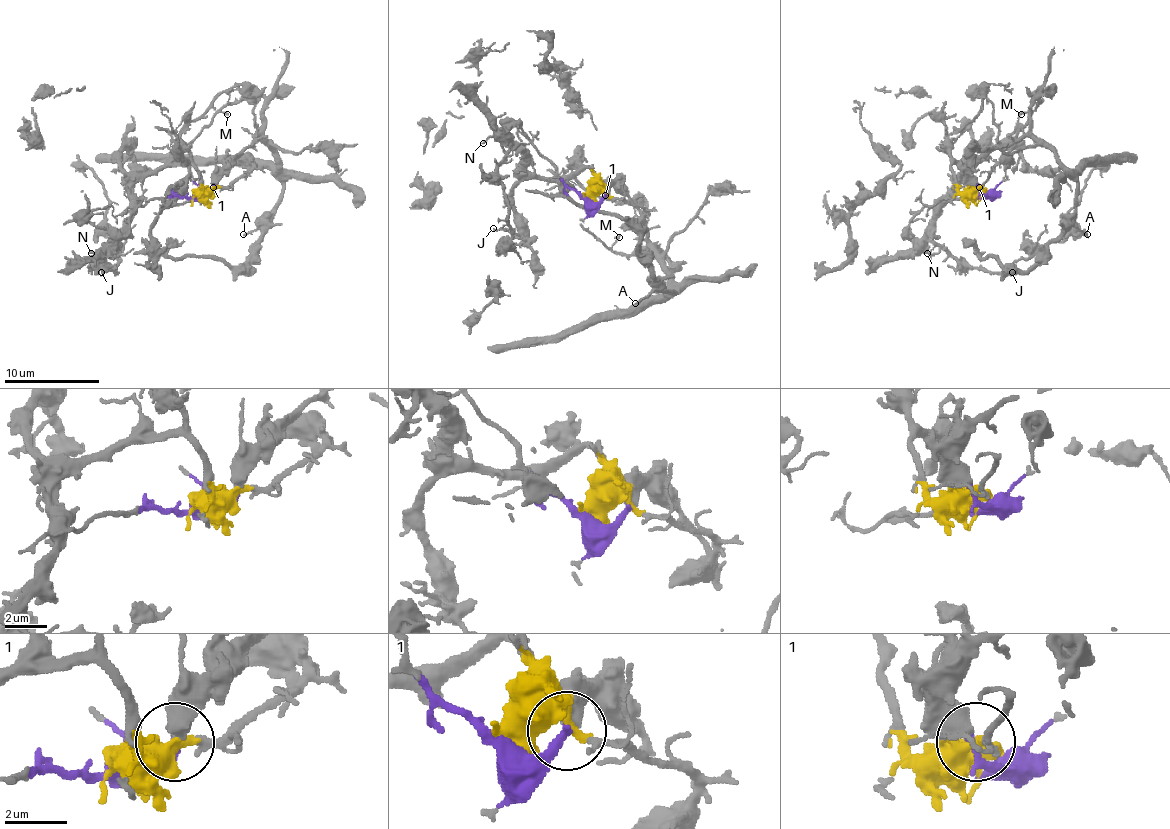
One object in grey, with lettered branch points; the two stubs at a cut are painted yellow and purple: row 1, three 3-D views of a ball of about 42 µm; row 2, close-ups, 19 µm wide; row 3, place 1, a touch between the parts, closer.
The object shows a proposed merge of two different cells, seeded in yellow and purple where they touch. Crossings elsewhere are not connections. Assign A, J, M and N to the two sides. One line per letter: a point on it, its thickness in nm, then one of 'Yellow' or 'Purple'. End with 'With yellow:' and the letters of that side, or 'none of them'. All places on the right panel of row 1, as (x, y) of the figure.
A: Place: (1087, 234). Thickness 150 nm. Purple
J: Place: (1012, 272). Thickness 80 nm. Yellow
M: Place: (1021, 114). Thickness 170 nm. Purple
N: Place: (927, 253). Thickness 160 nm. Yellow
With yellow: J, N

